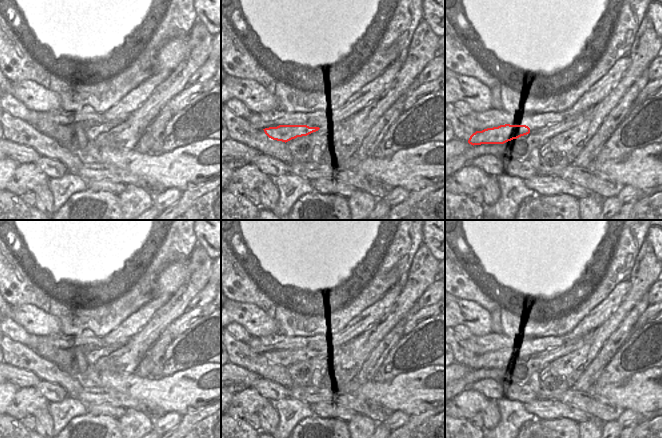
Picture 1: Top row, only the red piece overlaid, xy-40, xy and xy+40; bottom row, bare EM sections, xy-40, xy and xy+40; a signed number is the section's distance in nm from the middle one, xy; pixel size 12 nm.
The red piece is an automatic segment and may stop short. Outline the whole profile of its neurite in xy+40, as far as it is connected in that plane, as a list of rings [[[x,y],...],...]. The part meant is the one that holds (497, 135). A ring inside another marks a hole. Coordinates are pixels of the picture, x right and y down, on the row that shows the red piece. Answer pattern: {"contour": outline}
{"contour": [[[629,55],[621,57],[570,109],[563,113],[537,113],[535,115],[529,115],[527,123],[505,124],[498,127],[487,128],[482,131],[476,131],[470,136],[468,143],[473,146],[481,144],[504,144],[527,135],[533,130],[545,127],[548,123],[559,123],[563,121],[566,116],[585,113],[612,91],[615,84],[622,78],[630,64],[631,58]]]}

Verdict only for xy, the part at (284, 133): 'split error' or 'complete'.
split error

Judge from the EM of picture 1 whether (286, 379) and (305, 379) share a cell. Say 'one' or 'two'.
two

